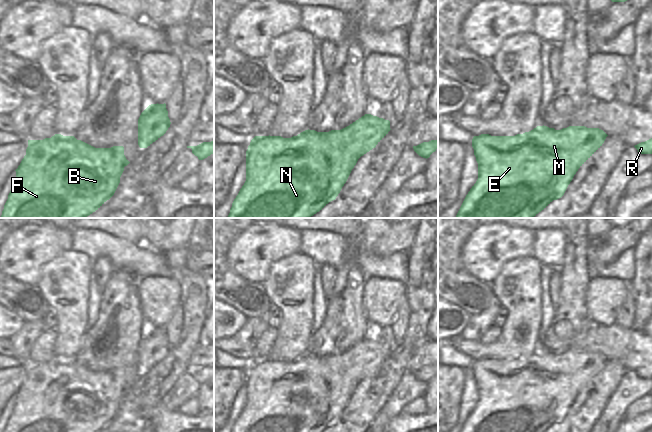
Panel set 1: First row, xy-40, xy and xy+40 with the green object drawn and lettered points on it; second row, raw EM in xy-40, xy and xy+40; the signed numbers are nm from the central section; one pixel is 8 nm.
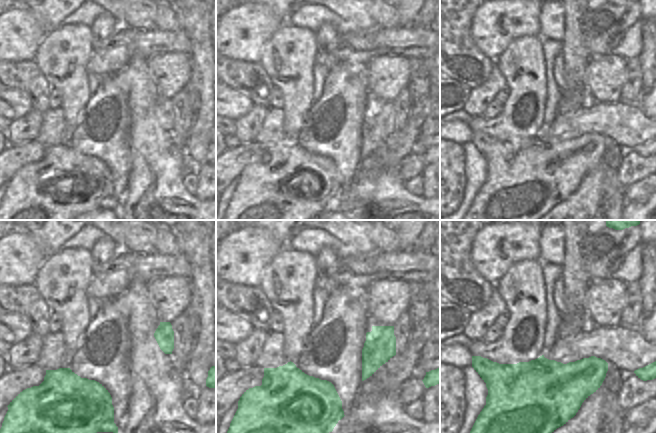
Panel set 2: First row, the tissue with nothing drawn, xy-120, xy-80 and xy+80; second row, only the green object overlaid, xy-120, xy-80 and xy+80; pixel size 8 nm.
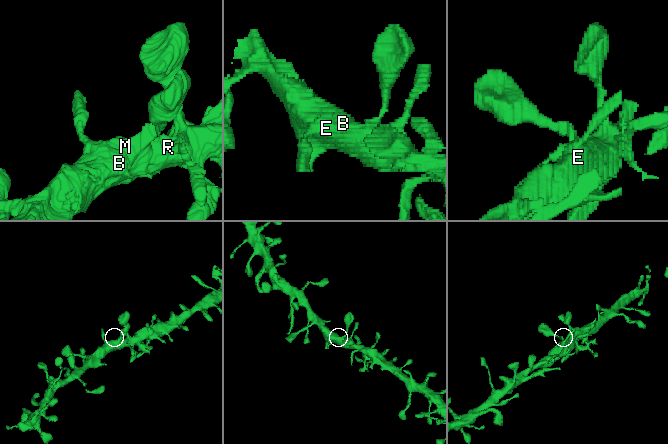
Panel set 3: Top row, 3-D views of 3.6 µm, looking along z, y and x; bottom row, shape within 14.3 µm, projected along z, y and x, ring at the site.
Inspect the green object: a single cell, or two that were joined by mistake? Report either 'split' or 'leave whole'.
leave whole

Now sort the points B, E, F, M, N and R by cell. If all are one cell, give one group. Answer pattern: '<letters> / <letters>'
B E F M N R

